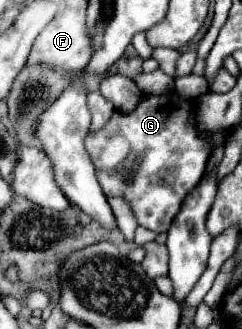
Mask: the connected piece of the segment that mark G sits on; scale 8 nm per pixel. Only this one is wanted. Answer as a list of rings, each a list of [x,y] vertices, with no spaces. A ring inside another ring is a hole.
[[[161,93],[161,95],[143,95],[139,99],[139,105],[131,113],[119,113],[113,111],[111,119],[99,129],[89,131],[85,137],[85,149],[95,165],[99,185],[109,197],[119,197],[127,201],[131,207],[137,223],[145,229],[165,233],[181,209],[183,199],[187,193],[201,181],[205,163],[213,151],[213,147],[221,145],[225,137],[225,131],[215,131],[211,137],[205,135],[201,129],[197,129],[195,121],[195,103],[181,97],[179,93]]]

